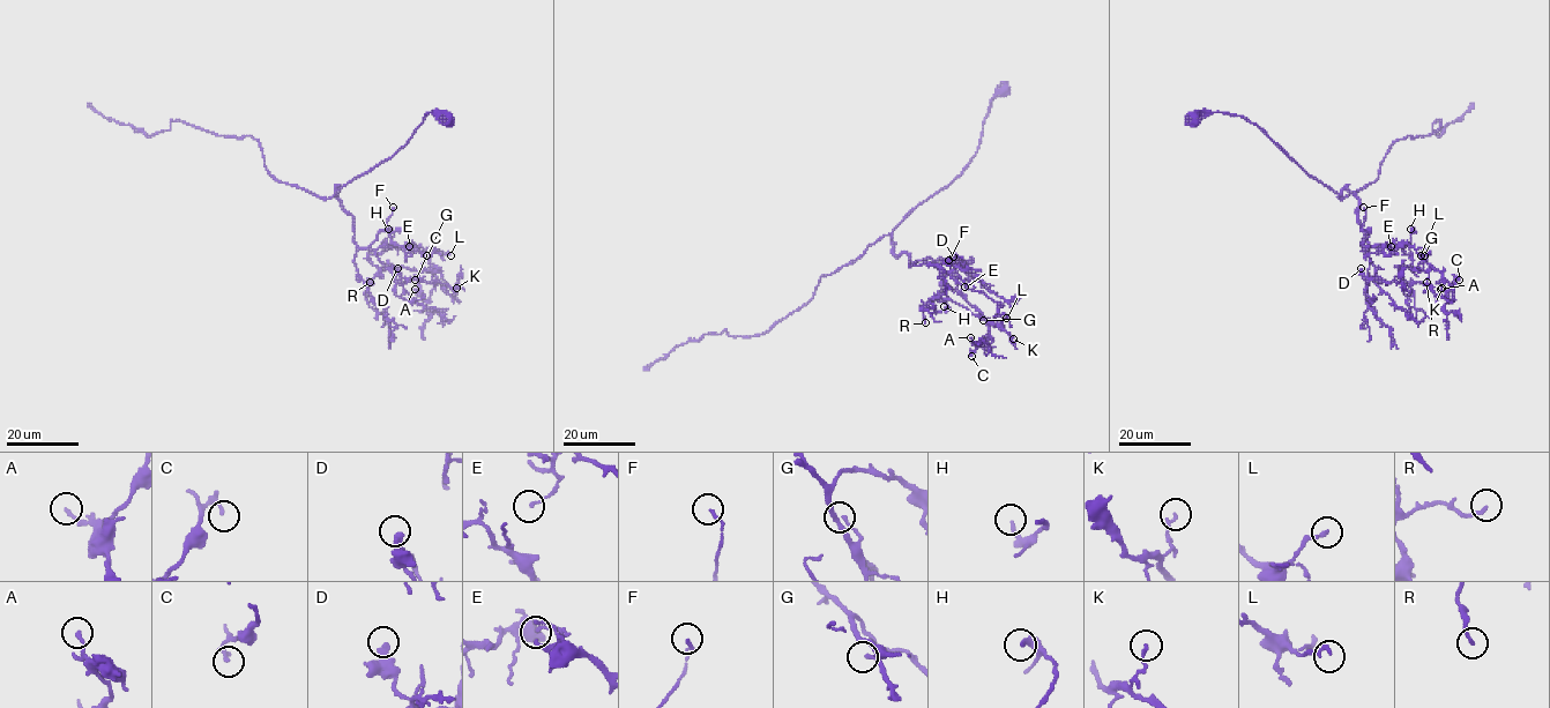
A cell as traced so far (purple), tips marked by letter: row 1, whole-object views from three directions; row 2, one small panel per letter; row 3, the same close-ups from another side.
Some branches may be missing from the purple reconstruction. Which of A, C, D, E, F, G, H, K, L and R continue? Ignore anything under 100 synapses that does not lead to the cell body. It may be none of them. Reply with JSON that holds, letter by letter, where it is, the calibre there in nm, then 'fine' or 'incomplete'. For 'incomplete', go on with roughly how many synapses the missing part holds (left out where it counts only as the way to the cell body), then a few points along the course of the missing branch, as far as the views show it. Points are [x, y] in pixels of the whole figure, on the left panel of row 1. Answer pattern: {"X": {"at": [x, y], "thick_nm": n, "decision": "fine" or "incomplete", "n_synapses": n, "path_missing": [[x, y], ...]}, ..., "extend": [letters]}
{"A": {"at": [415, 289], "thick_nm": 160, "decision": "fine"}, "C": {"at": [415, 280], "thick_nm": 110, "decision": "fine"}, "D": {"at": [397, 268], "thick_nm": 400, "decision": "fine"}, "E": {"at": [409, 246], "thick_nm": 140, "decision": "fine"}, "F": {"at": [393, 207], "thick_nm": 150, "decision": "fine"}, "G": {"at": [426, 255], "thick_nm": 140, "decision": "fine"}, "H": {"at": [388, 229], "thick_nm": 220, "decision": "fine"}, "K": {"at": [456, 288], "thick_nm": 130, "decision": "fine"}, "L": {"at": [451, 255], "thick_nm": 170, "decision": "fine"}, "R": {"at": [370, 282], "thick_nm": 150, "decision": "fine"}, "extend": []}

